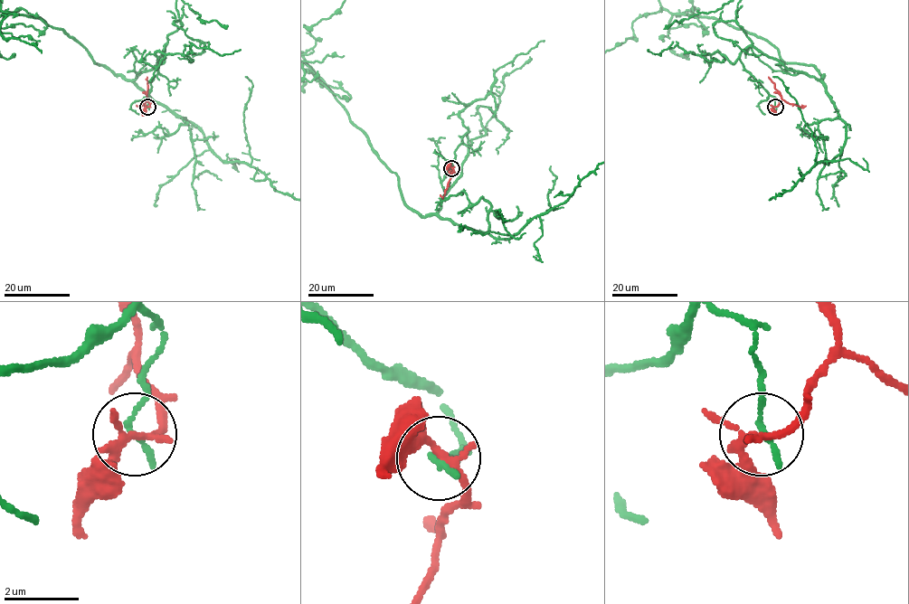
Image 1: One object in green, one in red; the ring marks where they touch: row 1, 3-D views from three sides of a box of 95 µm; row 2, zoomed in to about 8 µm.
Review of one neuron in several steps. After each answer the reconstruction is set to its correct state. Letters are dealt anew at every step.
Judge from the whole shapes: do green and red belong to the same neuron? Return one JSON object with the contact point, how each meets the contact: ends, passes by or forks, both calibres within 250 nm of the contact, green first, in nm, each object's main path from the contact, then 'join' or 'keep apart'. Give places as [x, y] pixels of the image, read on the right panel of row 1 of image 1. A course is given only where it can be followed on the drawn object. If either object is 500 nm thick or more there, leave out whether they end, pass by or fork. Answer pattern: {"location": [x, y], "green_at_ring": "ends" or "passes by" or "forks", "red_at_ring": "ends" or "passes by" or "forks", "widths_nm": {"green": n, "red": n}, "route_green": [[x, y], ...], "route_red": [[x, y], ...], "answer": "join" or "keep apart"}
{"location": [775, 107], "green_at_ring": "ends", "red_at_ring": "forks", "widths_nm": {"green": 190, "red": 170}, "route_green": [[775, 107], [739, 58], [749, 46], [822, 74], [727, 23]], "route_red": [[774, 107], [781, 99], [804, 108], [801, 105]], "answer": "keep apart"}

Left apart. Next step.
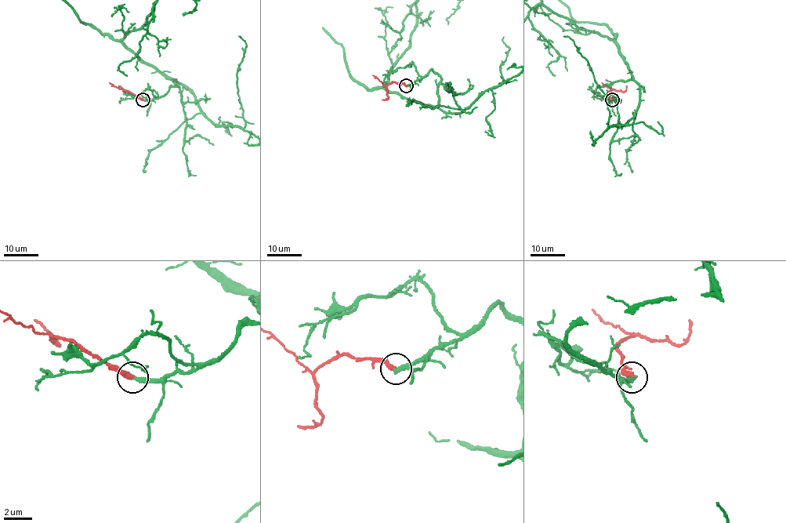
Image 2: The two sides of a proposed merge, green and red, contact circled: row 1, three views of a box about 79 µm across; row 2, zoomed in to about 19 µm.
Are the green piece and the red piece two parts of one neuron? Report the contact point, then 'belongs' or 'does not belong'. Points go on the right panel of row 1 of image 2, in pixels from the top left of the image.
(612, 99) | belongs

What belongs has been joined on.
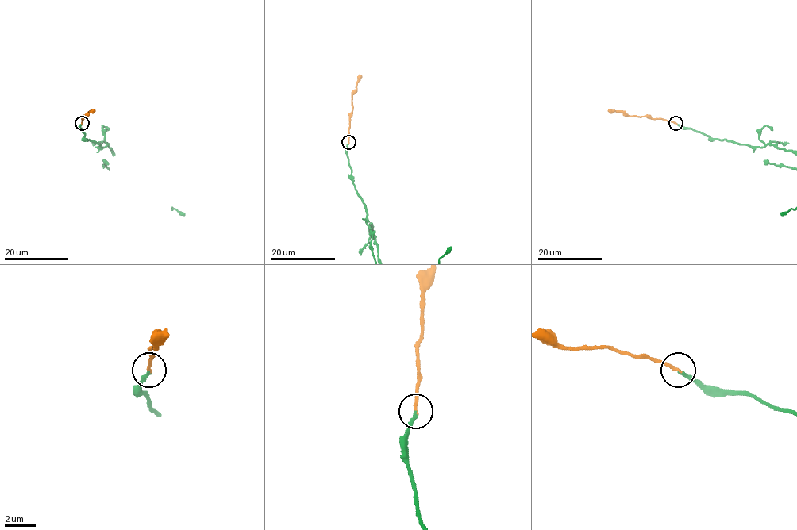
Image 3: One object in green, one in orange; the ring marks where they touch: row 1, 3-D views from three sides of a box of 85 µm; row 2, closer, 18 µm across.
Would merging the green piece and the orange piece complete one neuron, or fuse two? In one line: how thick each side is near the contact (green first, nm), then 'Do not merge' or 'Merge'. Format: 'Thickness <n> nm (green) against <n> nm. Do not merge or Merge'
Thickness 200 nm (green) against 200 nm. Merge

